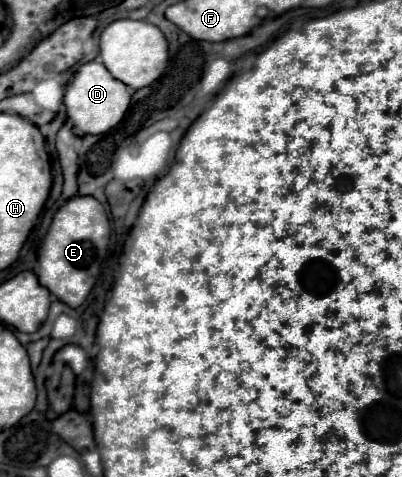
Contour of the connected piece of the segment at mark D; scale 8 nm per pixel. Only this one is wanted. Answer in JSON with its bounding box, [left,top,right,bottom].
[64,62,132,136]

